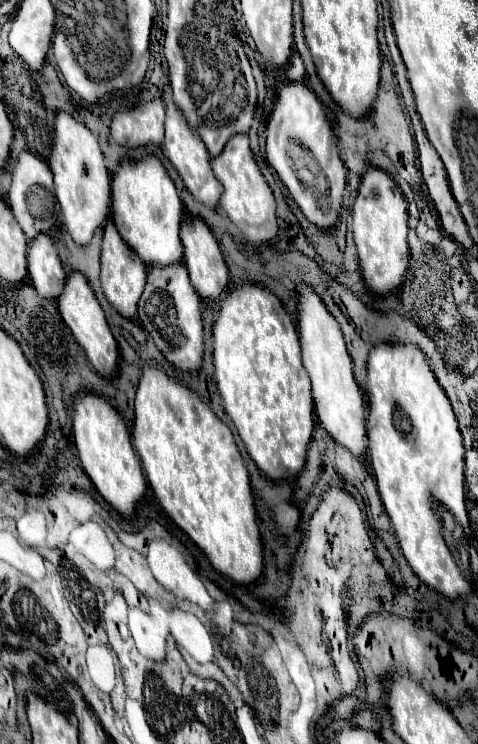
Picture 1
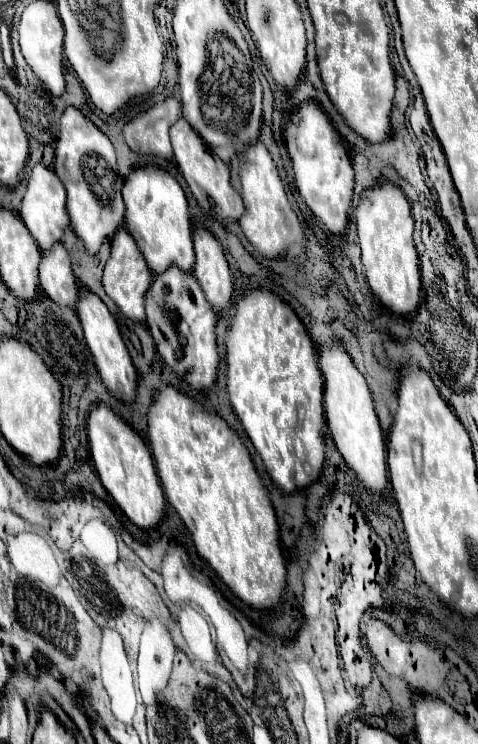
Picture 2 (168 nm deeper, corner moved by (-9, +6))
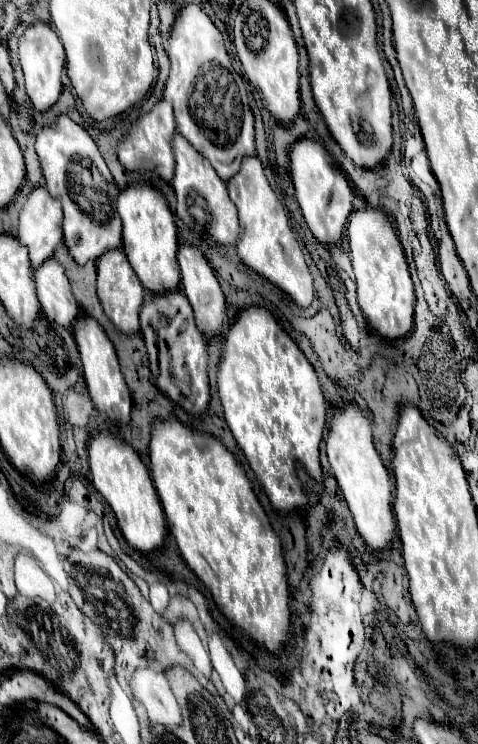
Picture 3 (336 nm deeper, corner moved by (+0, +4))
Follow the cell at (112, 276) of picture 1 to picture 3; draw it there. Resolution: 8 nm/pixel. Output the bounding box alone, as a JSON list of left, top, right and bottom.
[98,248,144,334]

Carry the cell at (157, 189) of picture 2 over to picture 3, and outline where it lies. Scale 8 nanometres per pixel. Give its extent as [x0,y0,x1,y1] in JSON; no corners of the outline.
[116,184,180,292]

